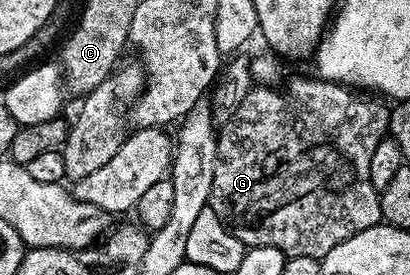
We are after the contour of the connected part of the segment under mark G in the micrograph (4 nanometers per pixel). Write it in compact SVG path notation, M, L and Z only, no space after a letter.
M297 77L294 81L287 82L286 85L278 84L276 87L269 83L258 84L249 92L247 99L243 99L243 103L239 103L239 107L233 110L231 119L220 126L217 134L217 162L215 163L215 175L211 179L208 208L213 209L215 215L219 215L221 222L246 247L275 247L279 252L284 253L286 258L316 257L320 259L326 257L331 247L339 247L339 243L351 239L351 235L359 235L359 231L367 231L367 227L382 224L379 191L371 183L371 154L389 133L390 106L388 104L385 106L386 102L381 99L364 101L363 98L353 94L356 92L350 91L336 81L312 80L304 81L303 78Z

